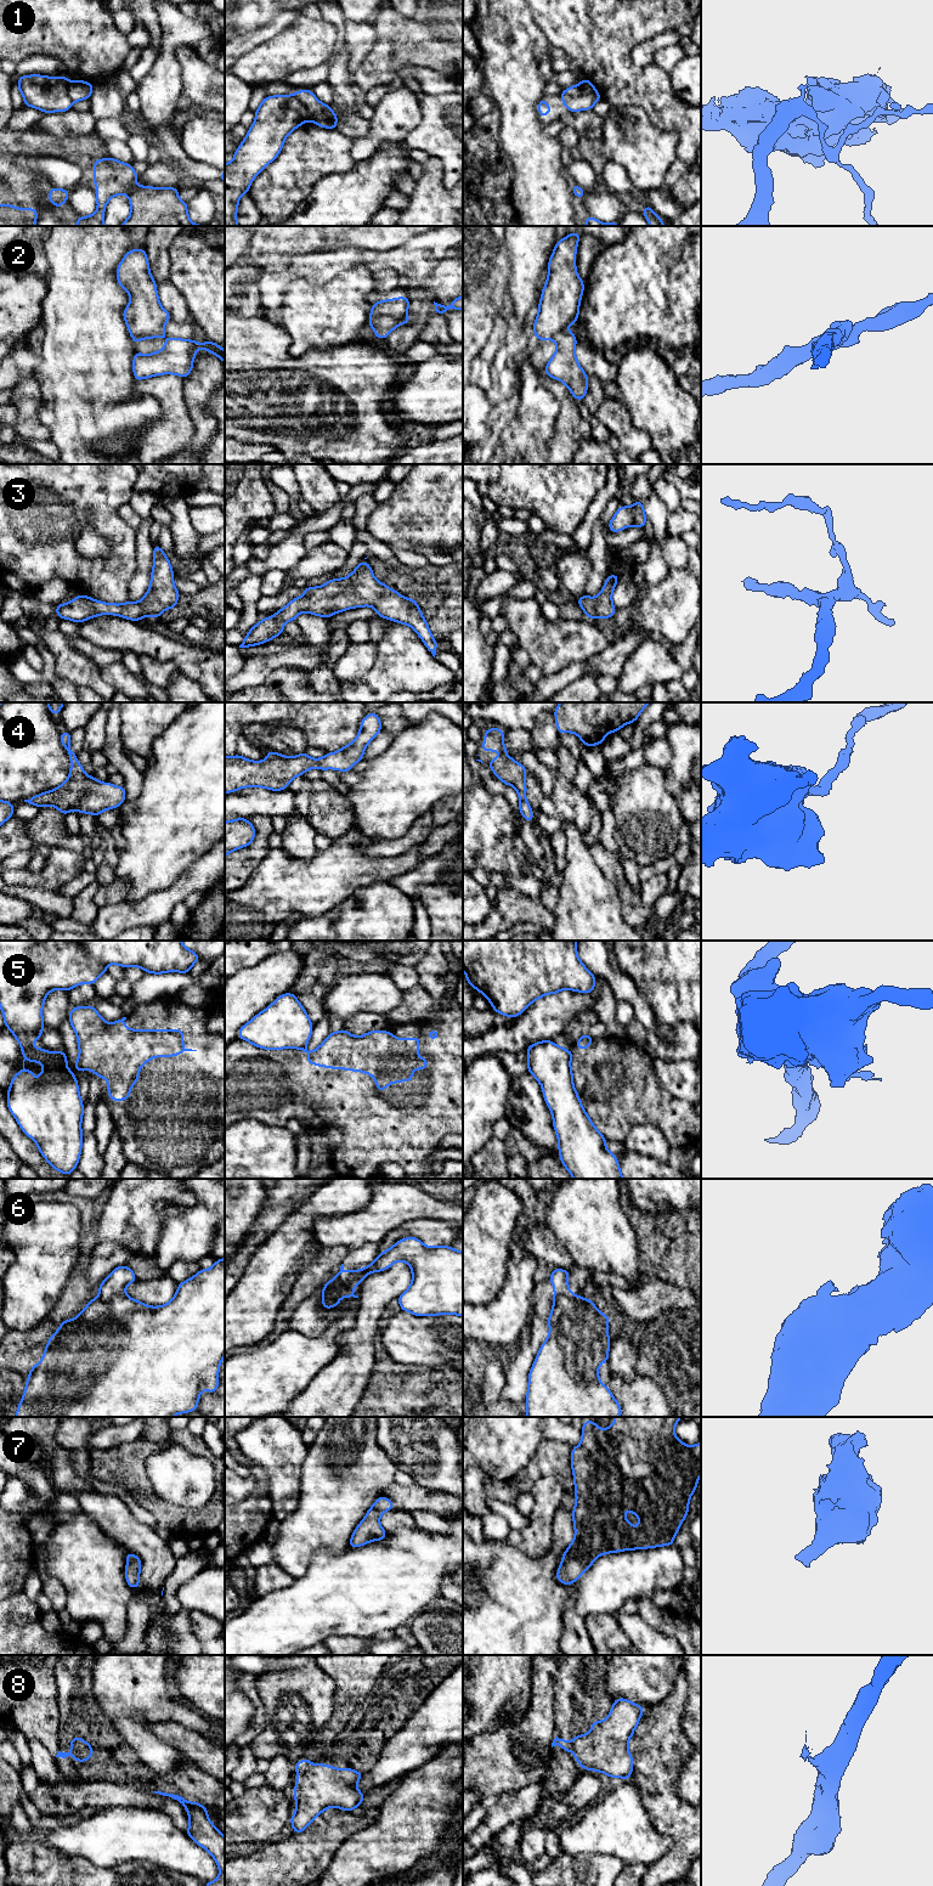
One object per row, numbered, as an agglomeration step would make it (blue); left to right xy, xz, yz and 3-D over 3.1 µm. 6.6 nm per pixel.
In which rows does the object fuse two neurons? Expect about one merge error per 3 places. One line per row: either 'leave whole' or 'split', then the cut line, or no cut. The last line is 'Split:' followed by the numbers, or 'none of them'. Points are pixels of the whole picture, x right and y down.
1: split; cut xz (295, 92), (310, 119)
2: split; cut xz (403, 317), (380, 316), (369, 320)
3: leave whole; cut none
4: leave whole; cut none
5: split; cut xz (304, 1046), (300, 1049)
6: split; cut xy (124, 1293), (116, 1294), (108, 1302), (99, 1298)
7: leave whole; cut none
8: split; cut xz (310, 1766), (298, 1776)
Split: 1, 2, 5, 6, 8

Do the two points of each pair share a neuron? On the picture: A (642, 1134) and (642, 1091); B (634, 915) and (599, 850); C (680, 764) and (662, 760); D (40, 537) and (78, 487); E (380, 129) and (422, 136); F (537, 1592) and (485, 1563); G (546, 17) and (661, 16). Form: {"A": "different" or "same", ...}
{"A": "different", "B": "same", "C": "different", "D": "same", "E": "different", "F": "same", "G": "same"}

